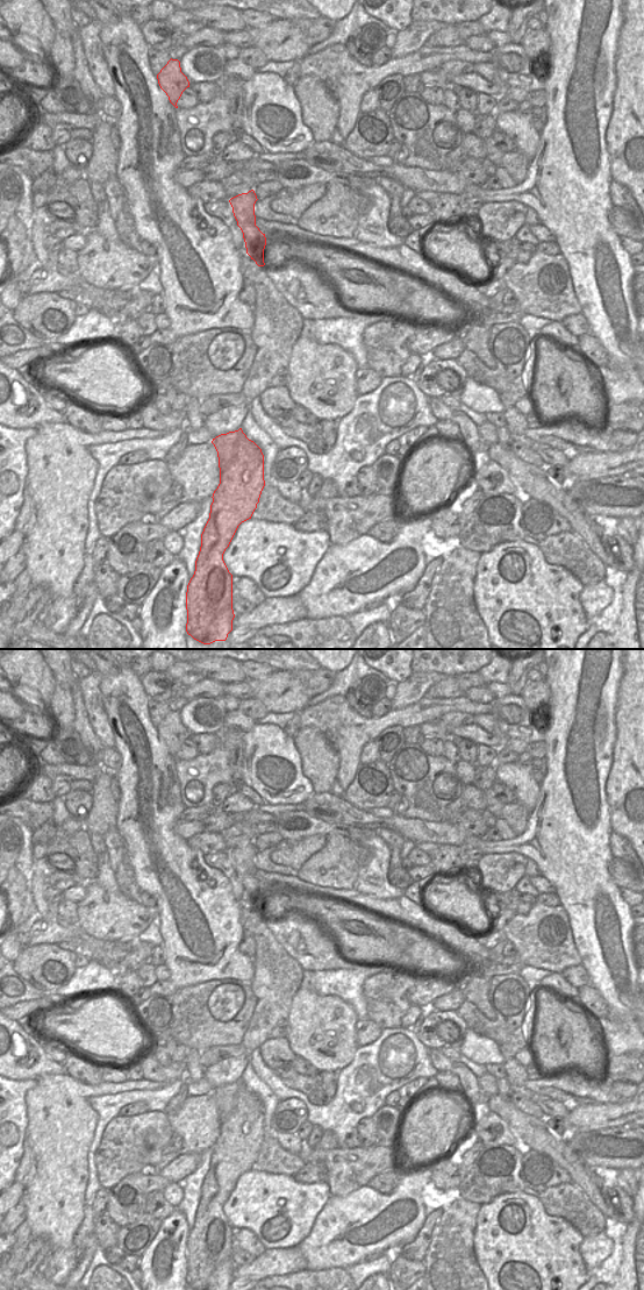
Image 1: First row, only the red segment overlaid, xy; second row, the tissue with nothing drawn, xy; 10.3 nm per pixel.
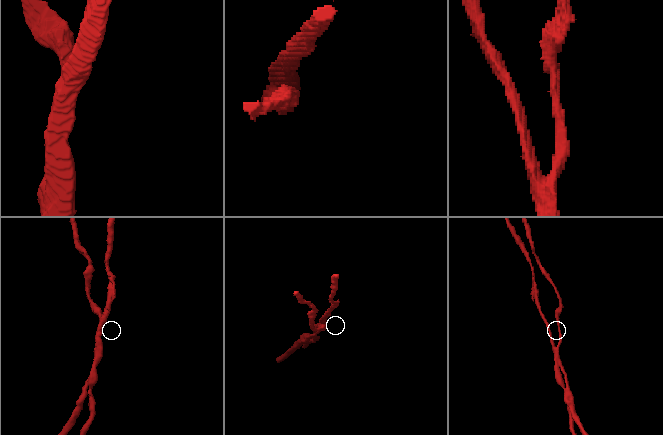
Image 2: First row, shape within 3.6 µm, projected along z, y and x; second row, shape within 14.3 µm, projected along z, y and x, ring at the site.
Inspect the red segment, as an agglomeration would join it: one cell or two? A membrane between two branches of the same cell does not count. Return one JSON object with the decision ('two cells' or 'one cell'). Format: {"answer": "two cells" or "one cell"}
{"answer": "two cells"}

